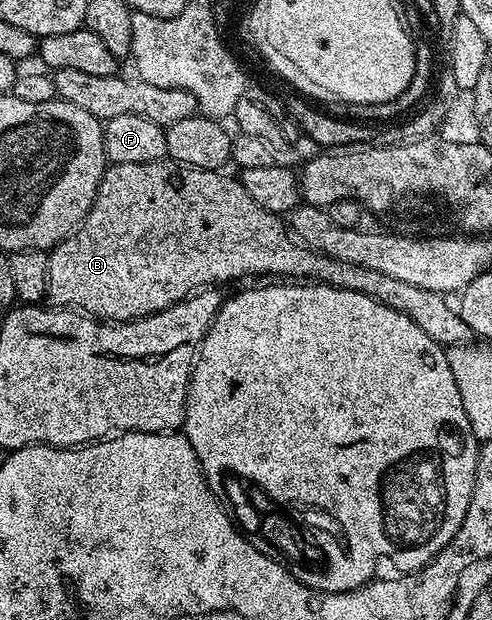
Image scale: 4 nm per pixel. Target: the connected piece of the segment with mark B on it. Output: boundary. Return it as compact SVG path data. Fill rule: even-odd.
M163 160L160 162L149 162L148 164L110 164L107 165L104 176L98 185L98 191L94 197L92 208L86 214L86 219L79 225L74 233L67 236L62 242L59 242L53 250L49 251L48 257L48 284L46 292L49 301L58 308L77 308L99 320L109 320L112 322L133 322L135 318L146 318L149 314L158 314L164 308L168 308L177 302L183 302L192 294L198 293L199 290L217 287L218 282L234 282L237 278L242 278L245 274L283 274L286 280L313 280L318 284L329 284L338 286L342 290L355 290L361 294L374 298L380 304L408 316L432 340L436 340L442 347L461 346L471 341L472 335L468 324L459 316L457 309L450 306L443 295L436 292L428 292L428 288L416 288L416 284L404 284L404 280L396 280L393 276L384 276L384 272L373 271L372 268L357 266L348 262L341 262L335 258L329 258L328 255L316 250L311 250L302 245L293 233L288 229L287 223L279 215L273 214L270 210L260 208L248 192L244 192L241 181L237 177L229 178L226 172L217 170L201 170L191 166L181 166L179 162Z

